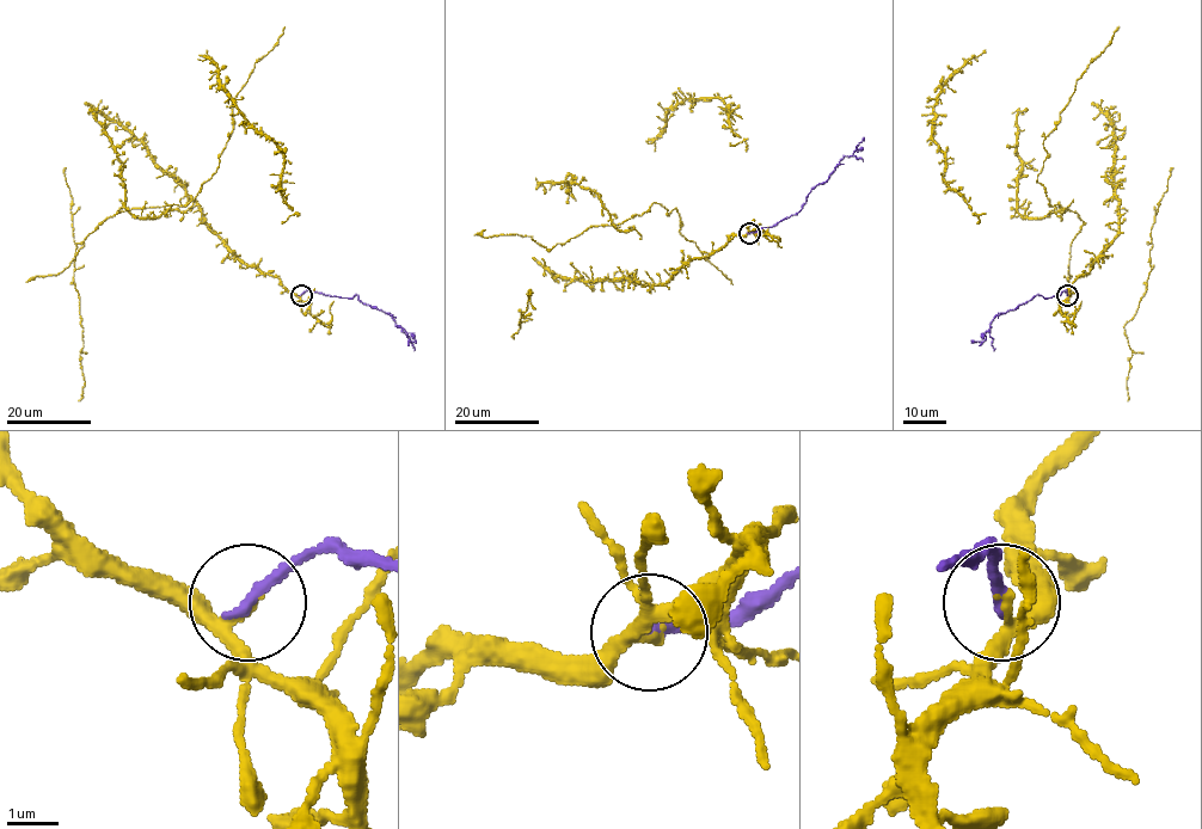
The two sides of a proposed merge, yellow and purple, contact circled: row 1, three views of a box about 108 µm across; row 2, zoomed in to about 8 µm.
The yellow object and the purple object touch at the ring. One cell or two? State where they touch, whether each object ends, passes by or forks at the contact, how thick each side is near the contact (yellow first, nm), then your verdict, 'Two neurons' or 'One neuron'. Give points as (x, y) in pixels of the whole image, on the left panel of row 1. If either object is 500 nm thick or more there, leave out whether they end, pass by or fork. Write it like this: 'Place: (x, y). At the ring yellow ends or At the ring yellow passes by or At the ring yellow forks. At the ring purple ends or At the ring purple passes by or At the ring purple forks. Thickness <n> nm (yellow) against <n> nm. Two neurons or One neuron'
Place: (301, 295). At the ring yellow passes by. At the ring purple ends. Thickness 190 nm (yellow) against 240 nm. Two neurons

